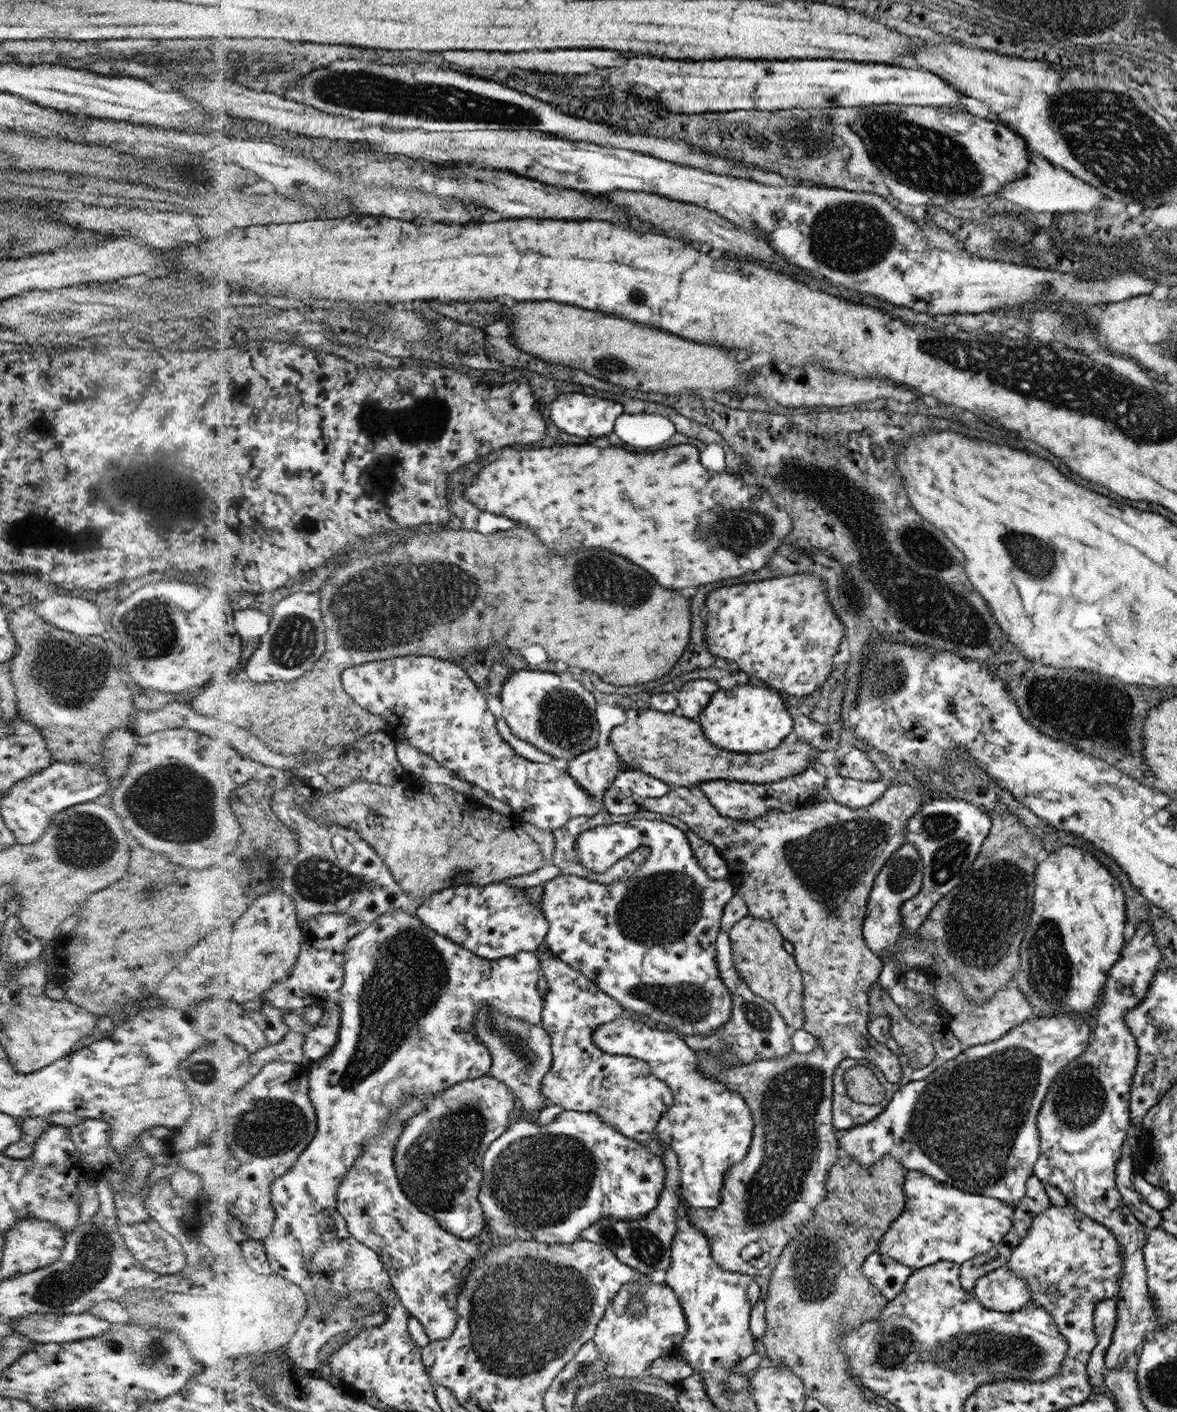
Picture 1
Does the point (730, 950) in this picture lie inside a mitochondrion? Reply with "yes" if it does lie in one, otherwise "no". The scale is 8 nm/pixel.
no

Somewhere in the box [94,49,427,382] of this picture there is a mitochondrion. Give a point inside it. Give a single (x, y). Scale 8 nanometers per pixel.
(195, 174)

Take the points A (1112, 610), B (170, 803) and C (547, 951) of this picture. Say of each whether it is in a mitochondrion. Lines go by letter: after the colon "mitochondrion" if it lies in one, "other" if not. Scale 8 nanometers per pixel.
A: other
B: mitochondrion
C: other

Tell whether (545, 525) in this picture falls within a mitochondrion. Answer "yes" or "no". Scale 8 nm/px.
no

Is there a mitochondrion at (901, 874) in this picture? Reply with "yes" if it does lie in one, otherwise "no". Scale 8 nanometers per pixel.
yes

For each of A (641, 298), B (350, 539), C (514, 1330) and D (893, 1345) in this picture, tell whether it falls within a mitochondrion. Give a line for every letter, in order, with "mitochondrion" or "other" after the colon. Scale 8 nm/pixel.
A: mitochondrion
B: other
C: mitochondrion
D: mitochondrion

